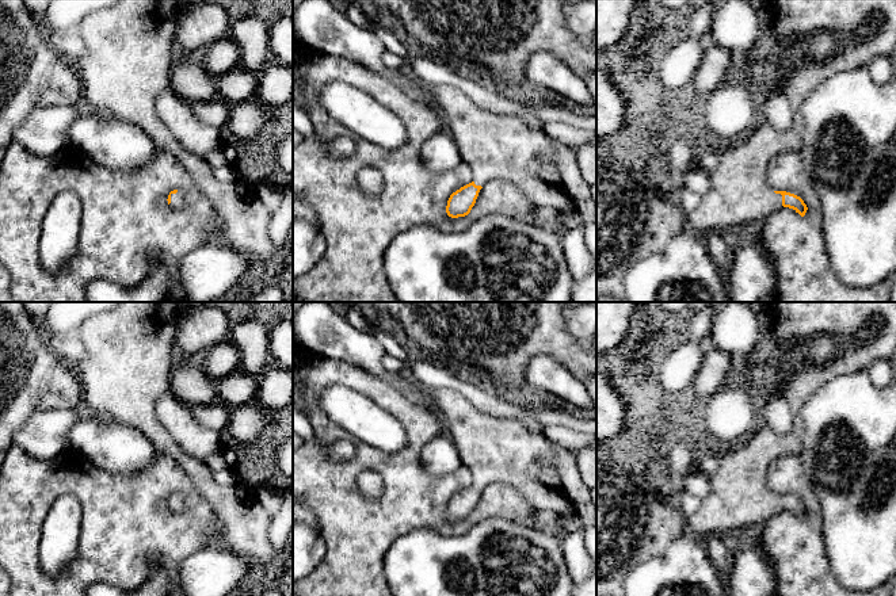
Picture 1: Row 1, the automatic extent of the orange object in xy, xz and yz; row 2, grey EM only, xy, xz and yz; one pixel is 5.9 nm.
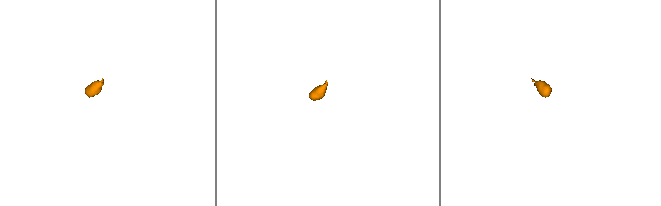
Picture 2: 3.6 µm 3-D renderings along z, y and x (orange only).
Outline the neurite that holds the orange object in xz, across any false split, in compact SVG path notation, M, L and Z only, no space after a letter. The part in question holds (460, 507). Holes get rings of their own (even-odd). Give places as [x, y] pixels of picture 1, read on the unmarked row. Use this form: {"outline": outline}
{"outline": "M423 387L434 406L442 416L445 432L451 438L460 452L464 466L473 475L473 485L453 496L447 504L446 516L451 522L465 520L476 507L480 493L491 484L507 484L515 488L537 511L553 511L558 515L573 516L576 507L567 493L561 477L552 466L550 459L557 448L563 448L544 433L531 433L530 429L519 421L493 417L483 413L464 394L449 387Z"}

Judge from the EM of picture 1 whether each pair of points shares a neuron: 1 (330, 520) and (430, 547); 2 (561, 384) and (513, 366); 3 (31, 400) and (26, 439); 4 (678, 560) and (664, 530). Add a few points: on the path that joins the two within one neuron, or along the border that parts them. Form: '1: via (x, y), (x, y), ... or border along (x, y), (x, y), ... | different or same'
1: border along (427, 527), (400, 535), (388, 549), (382, 566) | different
2: border along (556, 359), (536, 354), (525, 382) | different
3: border along (60, 408), (34, 412), (14, 435) | different
4: border along (687, 530), (674, 538), (660, 553), (645, 561) | different

